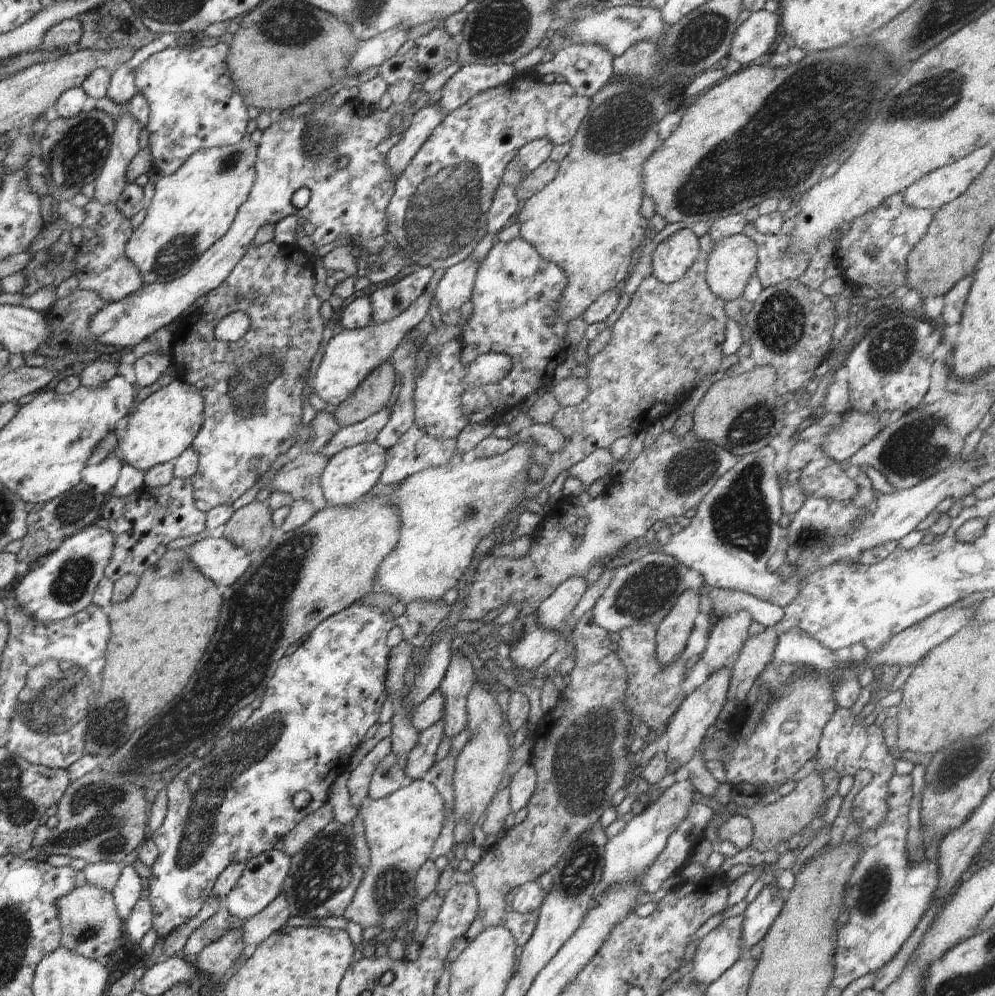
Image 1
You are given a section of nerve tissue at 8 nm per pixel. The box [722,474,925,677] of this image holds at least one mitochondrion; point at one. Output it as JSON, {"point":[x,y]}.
{"point":[812,536]}

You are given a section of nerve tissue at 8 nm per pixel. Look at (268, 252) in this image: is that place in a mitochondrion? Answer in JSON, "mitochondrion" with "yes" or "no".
{"mitochondrion":"no"}

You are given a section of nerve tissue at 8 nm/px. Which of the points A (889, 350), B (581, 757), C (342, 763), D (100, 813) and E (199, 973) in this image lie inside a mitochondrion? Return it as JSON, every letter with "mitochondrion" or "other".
{"A":"mitochondrion","B":"mitochondrion","C":"other","D":"mitochondrion","E":"other"}

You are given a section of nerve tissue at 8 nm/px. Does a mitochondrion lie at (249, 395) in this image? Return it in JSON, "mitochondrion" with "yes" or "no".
{"mitochondrion":"yes"}

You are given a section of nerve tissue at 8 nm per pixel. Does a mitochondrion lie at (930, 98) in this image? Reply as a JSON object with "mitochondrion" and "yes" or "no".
{"mitochondrion":"yes"}

